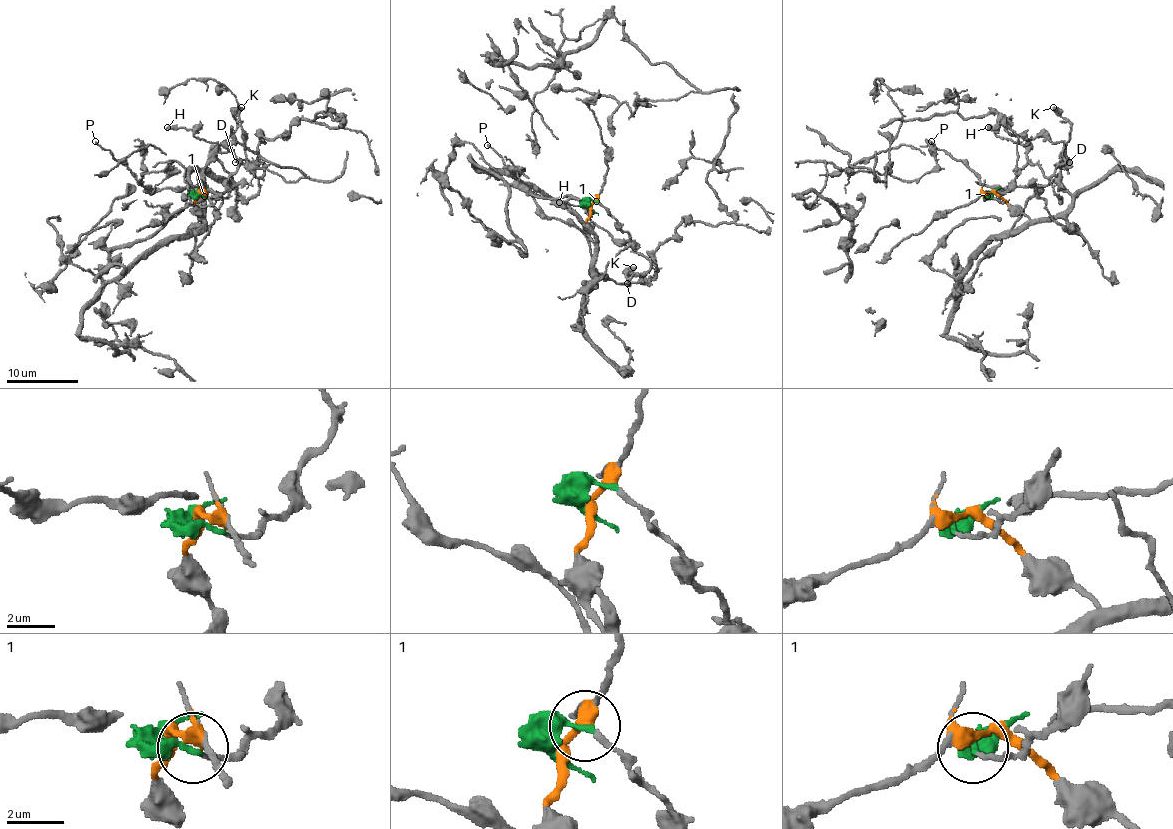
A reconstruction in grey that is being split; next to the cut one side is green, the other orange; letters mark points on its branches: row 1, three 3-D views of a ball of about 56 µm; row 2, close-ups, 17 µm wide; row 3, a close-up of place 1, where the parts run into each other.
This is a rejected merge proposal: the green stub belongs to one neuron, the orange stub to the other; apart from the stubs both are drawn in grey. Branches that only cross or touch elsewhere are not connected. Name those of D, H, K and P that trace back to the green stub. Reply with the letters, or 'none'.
D, H

